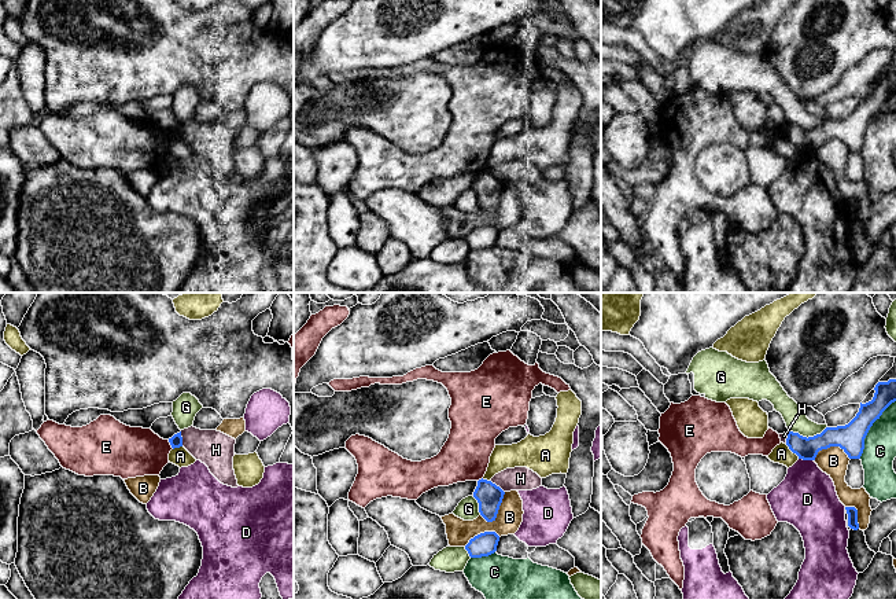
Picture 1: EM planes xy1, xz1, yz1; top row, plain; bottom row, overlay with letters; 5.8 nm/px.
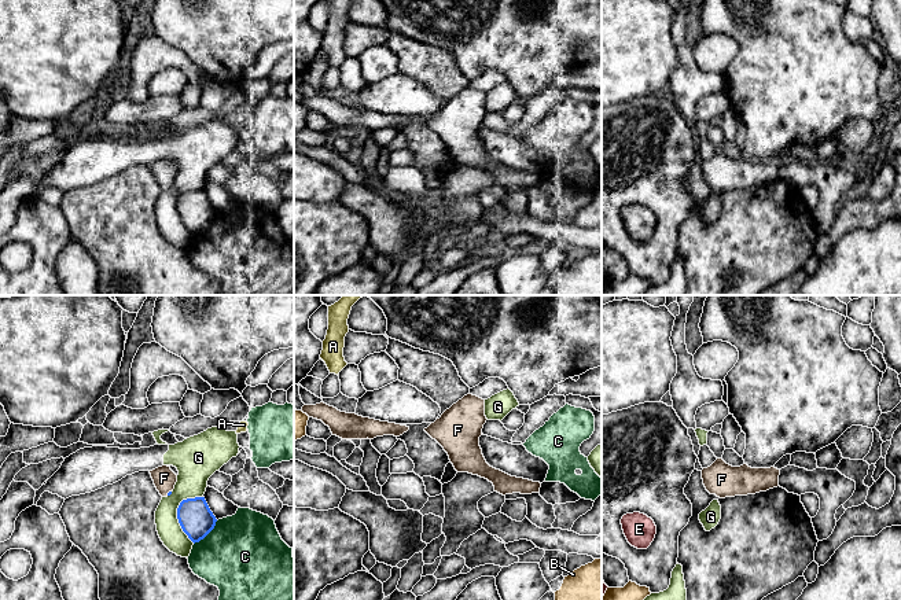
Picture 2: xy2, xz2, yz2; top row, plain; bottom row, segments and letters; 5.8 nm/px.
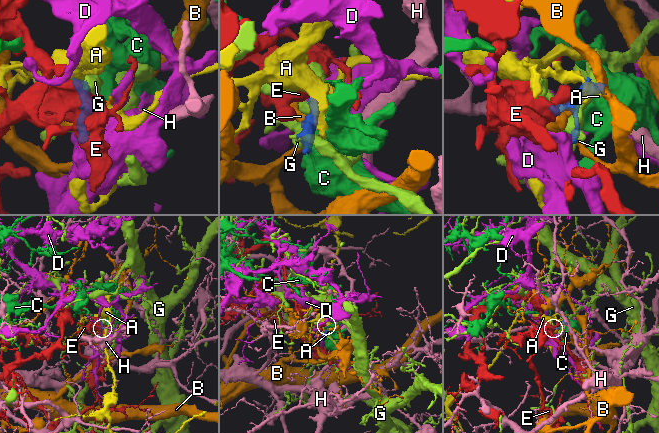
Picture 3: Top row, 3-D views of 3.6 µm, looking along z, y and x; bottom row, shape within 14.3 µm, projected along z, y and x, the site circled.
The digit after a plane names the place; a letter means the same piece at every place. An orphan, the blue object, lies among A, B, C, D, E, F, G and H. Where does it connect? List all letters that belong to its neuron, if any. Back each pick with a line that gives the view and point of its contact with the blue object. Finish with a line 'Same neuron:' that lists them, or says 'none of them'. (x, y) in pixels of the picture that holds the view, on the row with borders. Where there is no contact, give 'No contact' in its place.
F: Touches blue at xy2 (168, 493)
Same neuron: F

